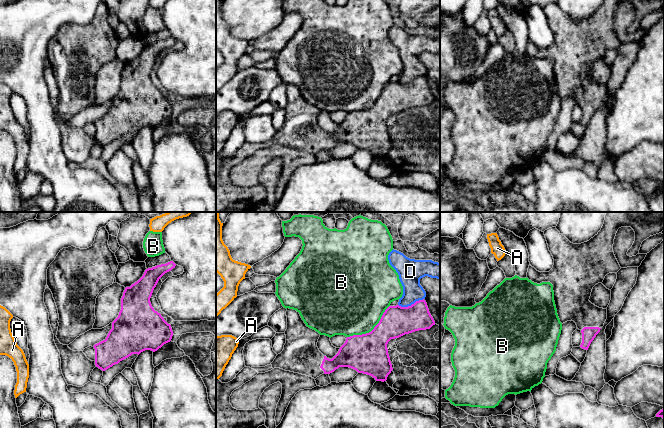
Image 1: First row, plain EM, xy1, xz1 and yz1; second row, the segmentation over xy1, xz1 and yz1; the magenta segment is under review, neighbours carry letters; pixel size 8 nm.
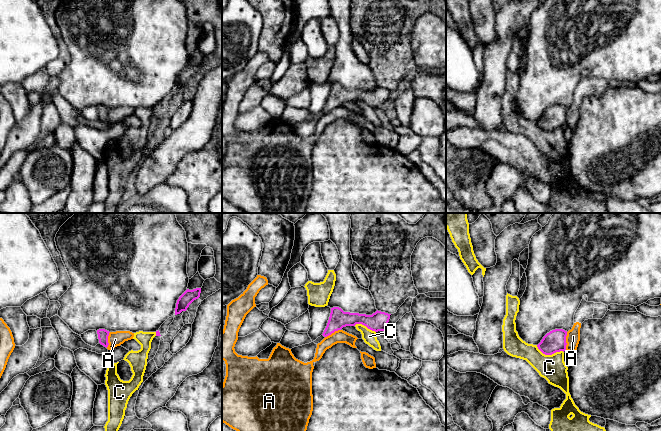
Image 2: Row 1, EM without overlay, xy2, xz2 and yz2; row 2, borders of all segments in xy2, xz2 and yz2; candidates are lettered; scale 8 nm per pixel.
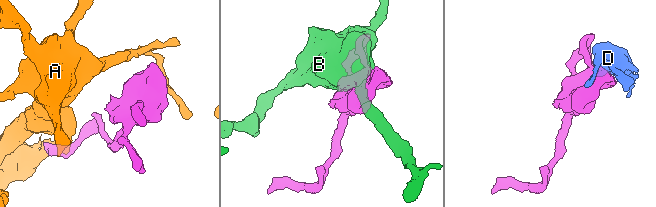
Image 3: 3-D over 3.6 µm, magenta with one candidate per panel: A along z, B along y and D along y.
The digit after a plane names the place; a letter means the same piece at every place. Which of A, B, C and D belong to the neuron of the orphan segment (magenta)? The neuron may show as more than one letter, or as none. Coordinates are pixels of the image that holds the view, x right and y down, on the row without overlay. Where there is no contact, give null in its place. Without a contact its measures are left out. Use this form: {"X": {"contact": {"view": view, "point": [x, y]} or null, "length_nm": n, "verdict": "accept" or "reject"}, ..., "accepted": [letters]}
{"A": {"contact": {"view": "yz2", "point": [565, 117]}, "length_nm": 140, "verdict": "reject"}, "B": {"contact": {"view": "xz1", "point": [372, 106]}, "length_nm": 440, "verdict": "reject"}, "C": {"contact": {"view": "yz2", "point": [549, 130]}, "length_nm": 240, "verdict": "reject"}, "D": {"contact": {"view": "xz1", "point": [411, 81]}, "length_nm": 220, "verdict": "reject"}, "accepted": []}

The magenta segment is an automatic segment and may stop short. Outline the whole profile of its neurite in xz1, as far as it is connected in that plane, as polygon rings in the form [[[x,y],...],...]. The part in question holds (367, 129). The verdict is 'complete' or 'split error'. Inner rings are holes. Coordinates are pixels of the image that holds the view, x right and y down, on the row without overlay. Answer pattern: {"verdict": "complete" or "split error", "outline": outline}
{"verdict": "split error", "outline": [[[424,75],[408,83],[389,82],[371,108],[347,113],[338,129],[329,135],[317,123],[320,110],[306,102],[299,88],[287,84],[286,92],[286,119],[283,127],[271,139],[272,144],[314,155],[330,150],[339,143],[349,143],[384,158],[393,146],[388,118],[435,101]]]}

